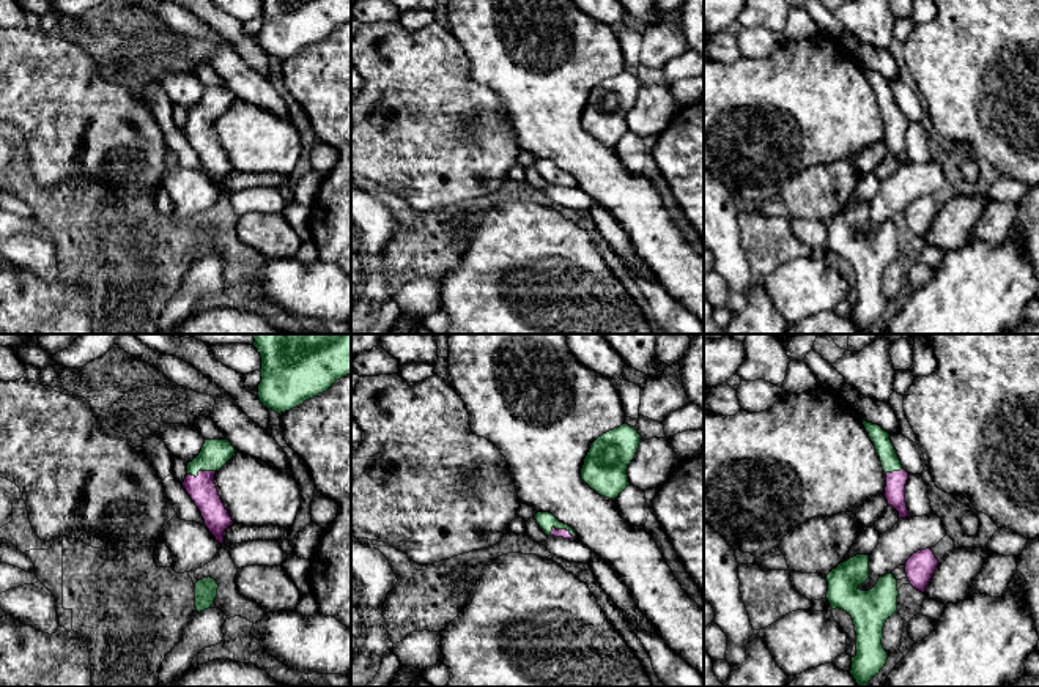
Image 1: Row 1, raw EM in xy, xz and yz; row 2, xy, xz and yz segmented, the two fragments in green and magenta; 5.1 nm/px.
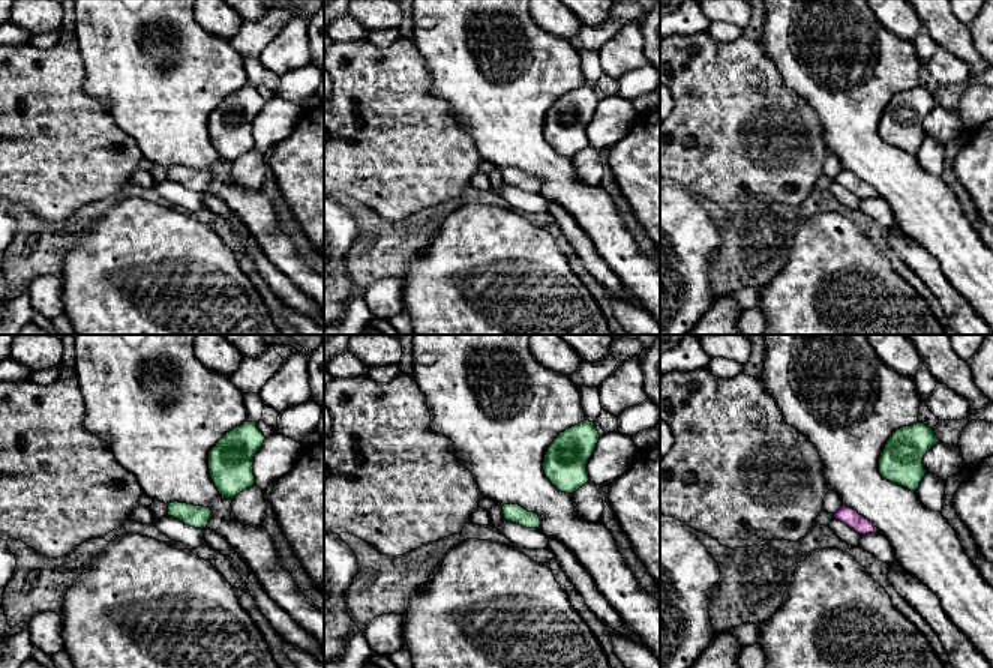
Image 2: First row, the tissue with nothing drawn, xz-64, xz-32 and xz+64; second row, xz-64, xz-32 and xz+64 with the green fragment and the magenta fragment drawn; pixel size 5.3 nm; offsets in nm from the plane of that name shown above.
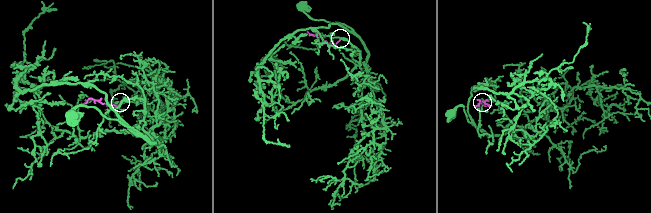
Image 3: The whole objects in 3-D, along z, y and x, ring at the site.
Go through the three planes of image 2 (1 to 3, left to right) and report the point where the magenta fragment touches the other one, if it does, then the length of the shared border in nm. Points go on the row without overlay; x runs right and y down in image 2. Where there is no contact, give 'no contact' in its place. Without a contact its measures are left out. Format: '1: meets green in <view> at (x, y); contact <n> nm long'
1: no contact
2: no contact
3: no contact

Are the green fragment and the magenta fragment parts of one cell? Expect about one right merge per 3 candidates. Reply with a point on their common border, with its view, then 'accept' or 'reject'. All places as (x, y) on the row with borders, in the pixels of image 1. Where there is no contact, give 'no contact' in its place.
xz (564, 528) | accept

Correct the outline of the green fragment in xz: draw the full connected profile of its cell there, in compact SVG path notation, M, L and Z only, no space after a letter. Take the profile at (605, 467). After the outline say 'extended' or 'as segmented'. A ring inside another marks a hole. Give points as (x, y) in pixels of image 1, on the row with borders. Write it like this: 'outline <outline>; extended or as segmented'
outline M622 424L598 436L584 459L581 479L598 495L616 499L628 485L628 465L634 459L641 435Z; as segmented

